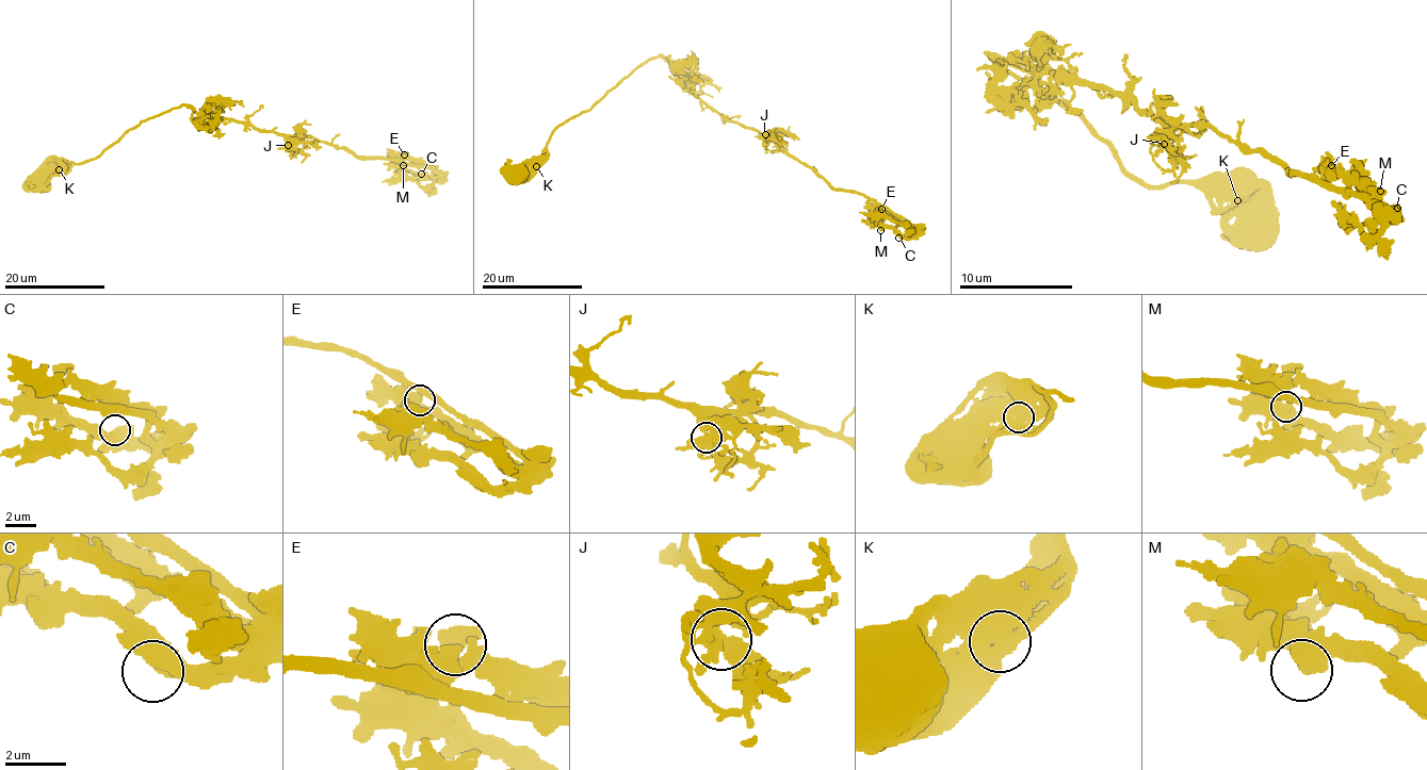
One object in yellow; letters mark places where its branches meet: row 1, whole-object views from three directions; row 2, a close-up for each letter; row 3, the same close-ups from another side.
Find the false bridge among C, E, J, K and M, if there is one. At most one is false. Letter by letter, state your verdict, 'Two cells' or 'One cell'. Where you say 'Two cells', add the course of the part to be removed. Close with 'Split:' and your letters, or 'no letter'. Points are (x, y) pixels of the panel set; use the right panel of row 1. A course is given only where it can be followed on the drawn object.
C: One cell
E: One cell
J: One cell
K: One cell
M: One cell
Split: no letter

